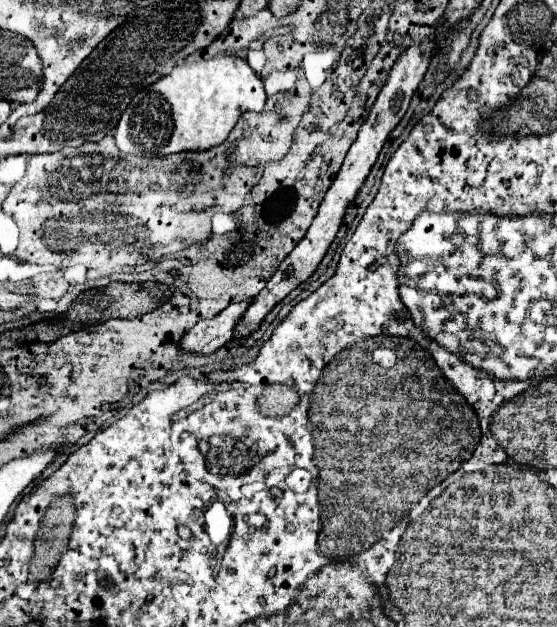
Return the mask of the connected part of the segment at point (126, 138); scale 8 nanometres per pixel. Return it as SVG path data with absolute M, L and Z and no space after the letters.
M212 56L208 60L200 60L194 64L178 62L170 74L162 76L154 84L146 86L138 92L138 96L124 110L118 126L116 126L116 144L126 154L136 156L166 156L182 150L204 150L216 144L222 144L230 130L234 128L238 116L246 110L260 112L266 104L266 92L260 76L248 66L248 62L240 56Z

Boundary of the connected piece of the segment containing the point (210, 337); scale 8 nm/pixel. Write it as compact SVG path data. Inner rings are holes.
M252 298L250 300L242 300L238 304L230 304L226 310L222 310L214 318L200 320L180 340L182 342L180 344L182 350L210 354L210 352L218 350L220 346L224 346L234 336L234 328L238 324L238 320L242 318L242 314L248 310L248 304L252 304Z

